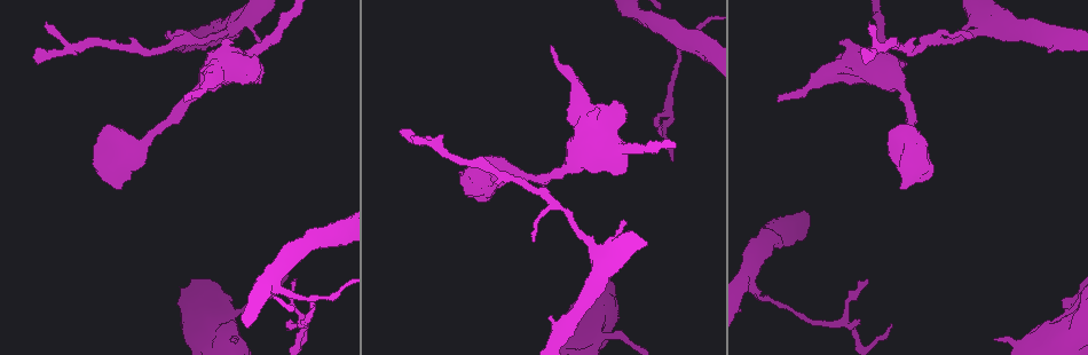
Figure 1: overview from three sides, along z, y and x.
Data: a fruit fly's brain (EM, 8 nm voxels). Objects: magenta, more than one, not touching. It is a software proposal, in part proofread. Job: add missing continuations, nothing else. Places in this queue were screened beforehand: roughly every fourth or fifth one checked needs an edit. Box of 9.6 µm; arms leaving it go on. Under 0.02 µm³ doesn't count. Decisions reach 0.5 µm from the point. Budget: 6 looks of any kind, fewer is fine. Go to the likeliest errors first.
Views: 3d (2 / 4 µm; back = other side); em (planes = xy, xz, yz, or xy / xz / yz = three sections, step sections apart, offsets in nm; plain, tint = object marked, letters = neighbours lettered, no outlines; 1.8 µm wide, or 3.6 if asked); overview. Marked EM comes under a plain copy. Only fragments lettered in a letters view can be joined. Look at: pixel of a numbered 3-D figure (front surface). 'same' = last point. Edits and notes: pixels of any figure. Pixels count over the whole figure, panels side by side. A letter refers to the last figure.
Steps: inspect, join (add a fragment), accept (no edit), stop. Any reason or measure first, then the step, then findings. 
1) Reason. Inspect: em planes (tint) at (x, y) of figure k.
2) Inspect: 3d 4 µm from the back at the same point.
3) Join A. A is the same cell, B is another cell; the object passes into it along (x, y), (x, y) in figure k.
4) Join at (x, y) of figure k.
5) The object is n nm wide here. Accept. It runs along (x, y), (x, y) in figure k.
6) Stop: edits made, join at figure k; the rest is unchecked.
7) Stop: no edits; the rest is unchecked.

An open end. Inspect: em planes (letters) at (237, 339) of figure 1.

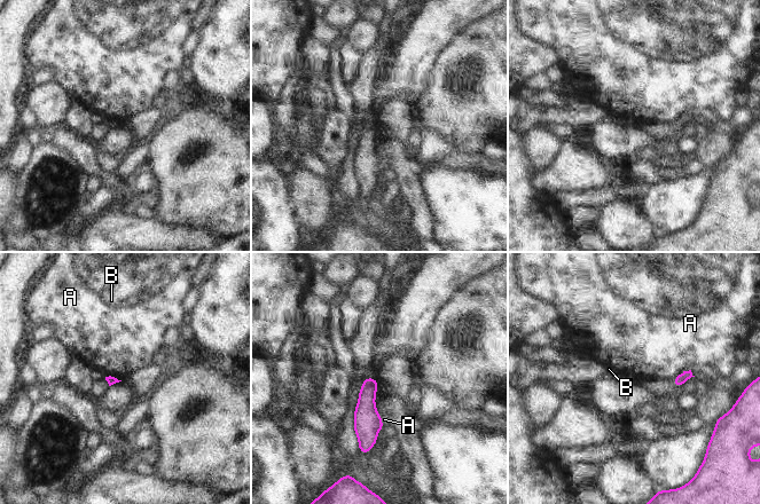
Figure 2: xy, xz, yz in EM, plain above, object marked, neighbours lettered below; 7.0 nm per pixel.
Accept. A and B are other cells; a border runs along (690, 369), (681, 371), (672, 380) in figure 2; no lettered fragment goes on from it.

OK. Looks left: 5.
Free end. Inspect: 3d 2 µm from the back at (36, 50) of figure 1.

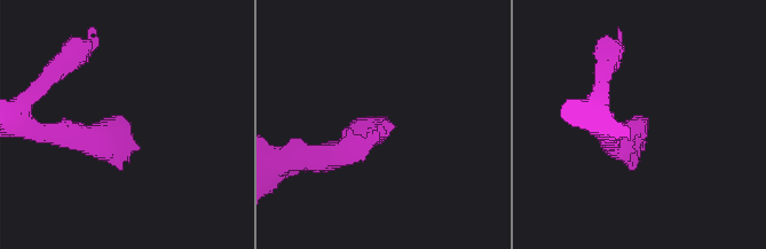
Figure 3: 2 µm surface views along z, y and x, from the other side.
Now the EM. Inspect: em planes (letters) at (386, 118) of figure 3.

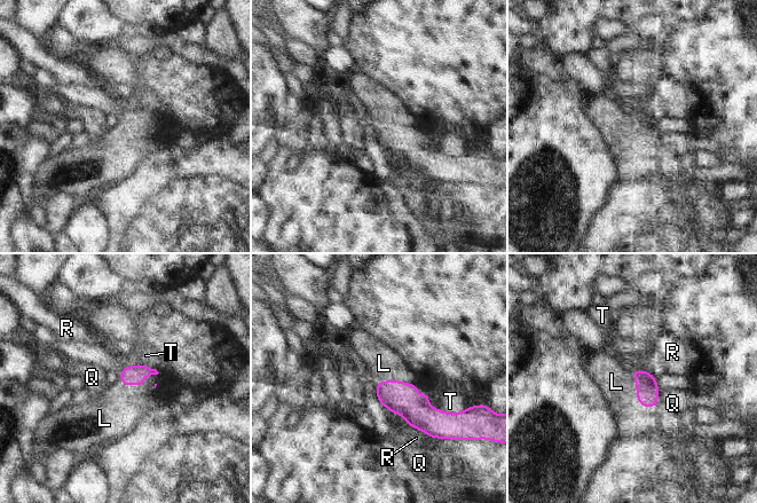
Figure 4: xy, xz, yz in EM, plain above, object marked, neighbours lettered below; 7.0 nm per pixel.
Join L. L is the same cell, Q, R and T are other cells; the object passes into it along (135, 375), (141, 385), (117, 410) in figure 4; it goes on there.

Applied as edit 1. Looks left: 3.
Inspect: overview.

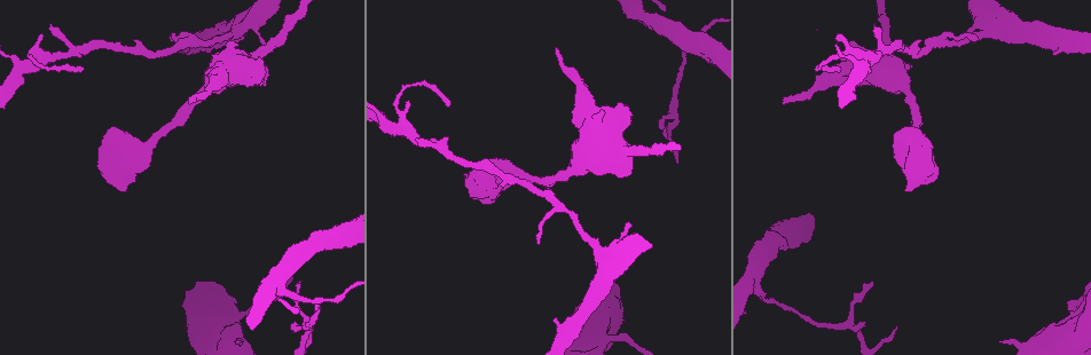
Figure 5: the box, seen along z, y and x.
Stops while still wide. Inspect: em xz step 8 (letters) at (264, 85) of figure 5.

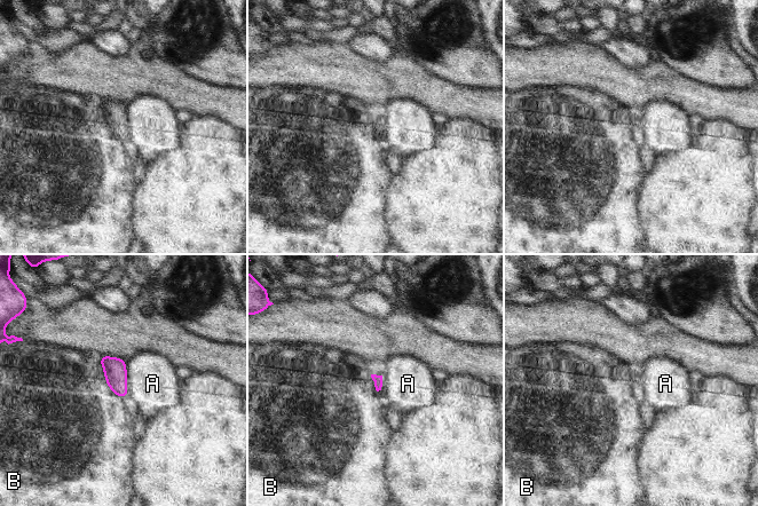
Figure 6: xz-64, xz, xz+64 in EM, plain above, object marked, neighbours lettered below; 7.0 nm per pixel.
Accept. A and B are other cells; a border runs along (99, 356), (105, 382), (121, 397) in figure 6; no lettered fragment goes on from it.

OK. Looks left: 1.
Stop: edits made, join at figure 4; the rest is unchecked.

